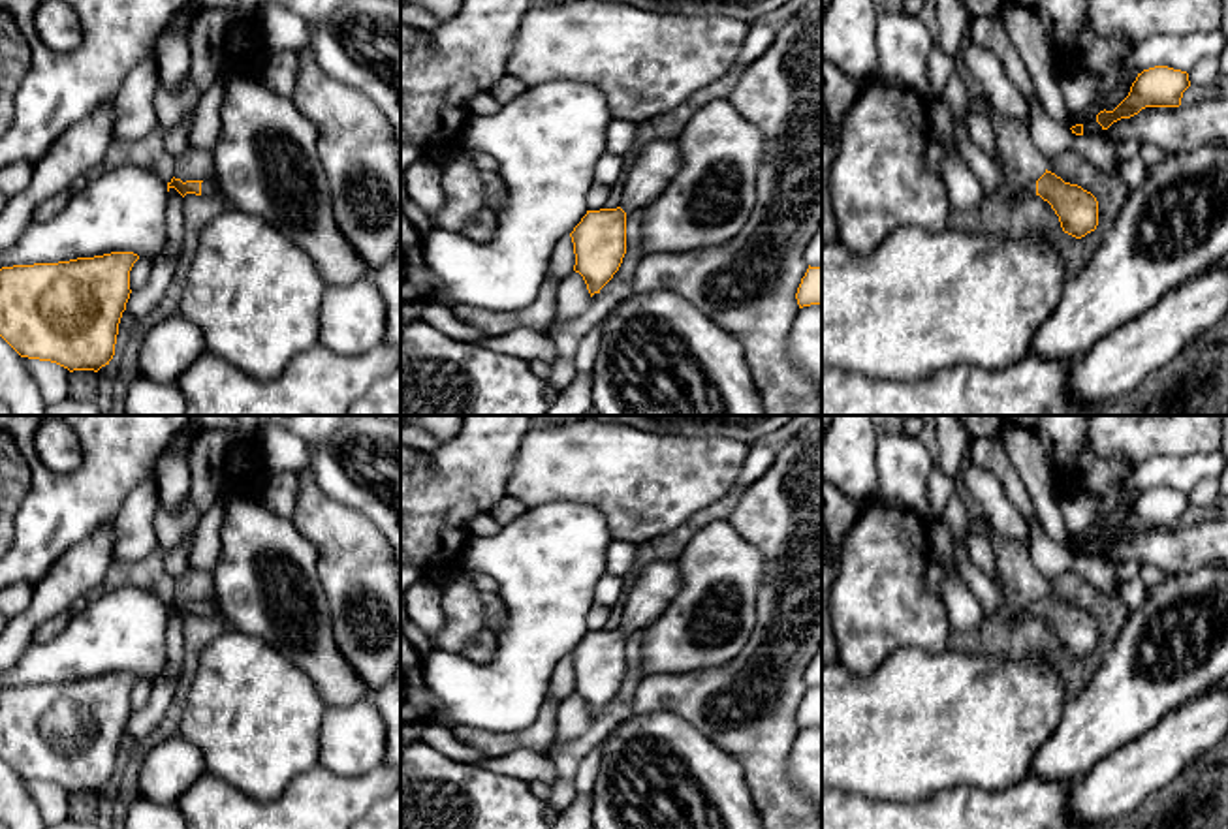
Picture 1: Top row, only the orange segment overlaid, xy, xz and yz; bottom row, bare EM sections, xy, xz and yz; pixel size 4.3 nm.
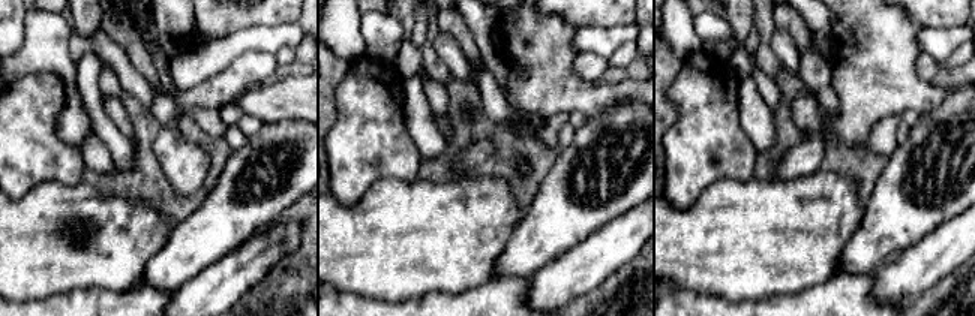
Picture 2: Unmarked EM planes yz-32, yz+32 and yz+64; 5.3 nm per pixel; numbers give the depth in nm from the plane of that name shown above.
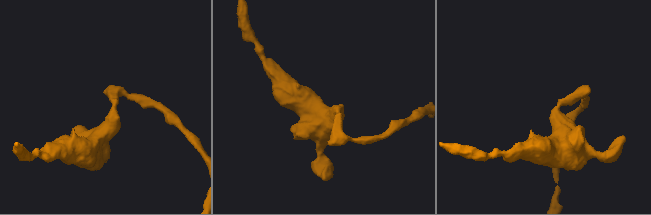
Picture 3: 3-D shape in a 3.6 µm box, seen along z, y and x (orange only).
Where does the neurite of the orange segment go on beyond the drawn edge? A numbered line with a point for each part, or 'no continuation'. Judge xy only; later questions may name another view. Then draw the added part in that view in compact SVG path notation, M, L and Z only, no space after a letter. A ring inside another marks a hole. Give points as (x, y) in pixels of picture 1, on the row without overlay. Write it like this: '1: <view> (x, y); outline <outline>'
1: xy (209, 610); outline M209 598L209 600L205 600L205 602L201 603L201 617L203 617L205 620L209 620L209 618L222 618L220 609L218 609L214 598ZM222 618L222 620L224 620L224 618ZM224 620L224 622L226 622L226 620ZM226 622L226 624L228 624L228 622ZM228 624L228 626L229 626L229 624Z

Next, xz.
1: xz (659, 581); outline M677 558L643 566L624 598L621 630L630 635L653 624L675 598L679 587L681 573Z

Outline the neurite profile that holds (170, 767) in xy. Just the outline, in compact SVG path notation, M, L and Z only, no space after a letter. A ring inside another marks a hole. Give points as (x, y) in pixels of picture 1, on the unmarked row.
M173 735L147 752L135 782L137 795L156 803L175 803L203 774L201 750Z

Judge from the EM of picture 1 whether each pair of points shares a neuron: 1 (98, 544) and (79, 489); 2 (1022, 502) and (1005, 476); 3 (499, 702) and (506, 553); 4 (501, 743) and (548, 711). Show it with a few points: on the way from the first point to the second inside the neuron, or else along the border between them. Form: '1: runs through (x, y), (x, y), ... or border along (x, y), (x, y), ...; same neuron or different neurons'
1: border along (113, 525), (102, 523), (59, 559); different neurons
2: runs through (1020, 497), (1010, 482); same neuron
3: runs through (521, 664), (521, 591); same neuron
4: runs through (514, 741), (527, 739), (542, 724); same neuron

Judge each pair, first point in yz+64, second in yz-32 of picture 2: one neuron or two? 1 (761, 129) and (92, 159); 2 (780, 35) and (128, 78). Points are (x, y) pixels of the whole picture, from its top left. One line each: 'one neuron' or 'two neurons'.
1: one neuron
2: one neuron

